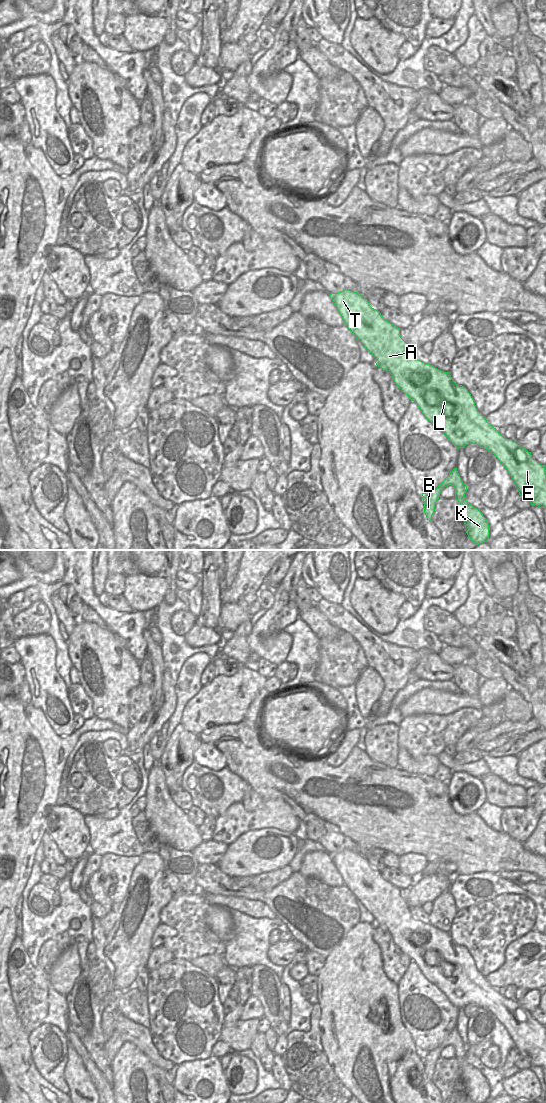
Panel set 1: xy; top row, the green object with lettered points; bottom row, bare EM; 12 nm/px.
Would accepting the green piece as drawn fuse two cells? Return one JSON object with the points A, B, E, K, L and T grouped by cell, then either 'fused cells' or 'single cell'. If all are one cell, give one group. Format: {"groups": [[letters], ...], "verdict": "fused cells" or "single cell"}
{"groups": [["A", "B", "E", "K", "L", "T"]], "verdict": "single cell"}

